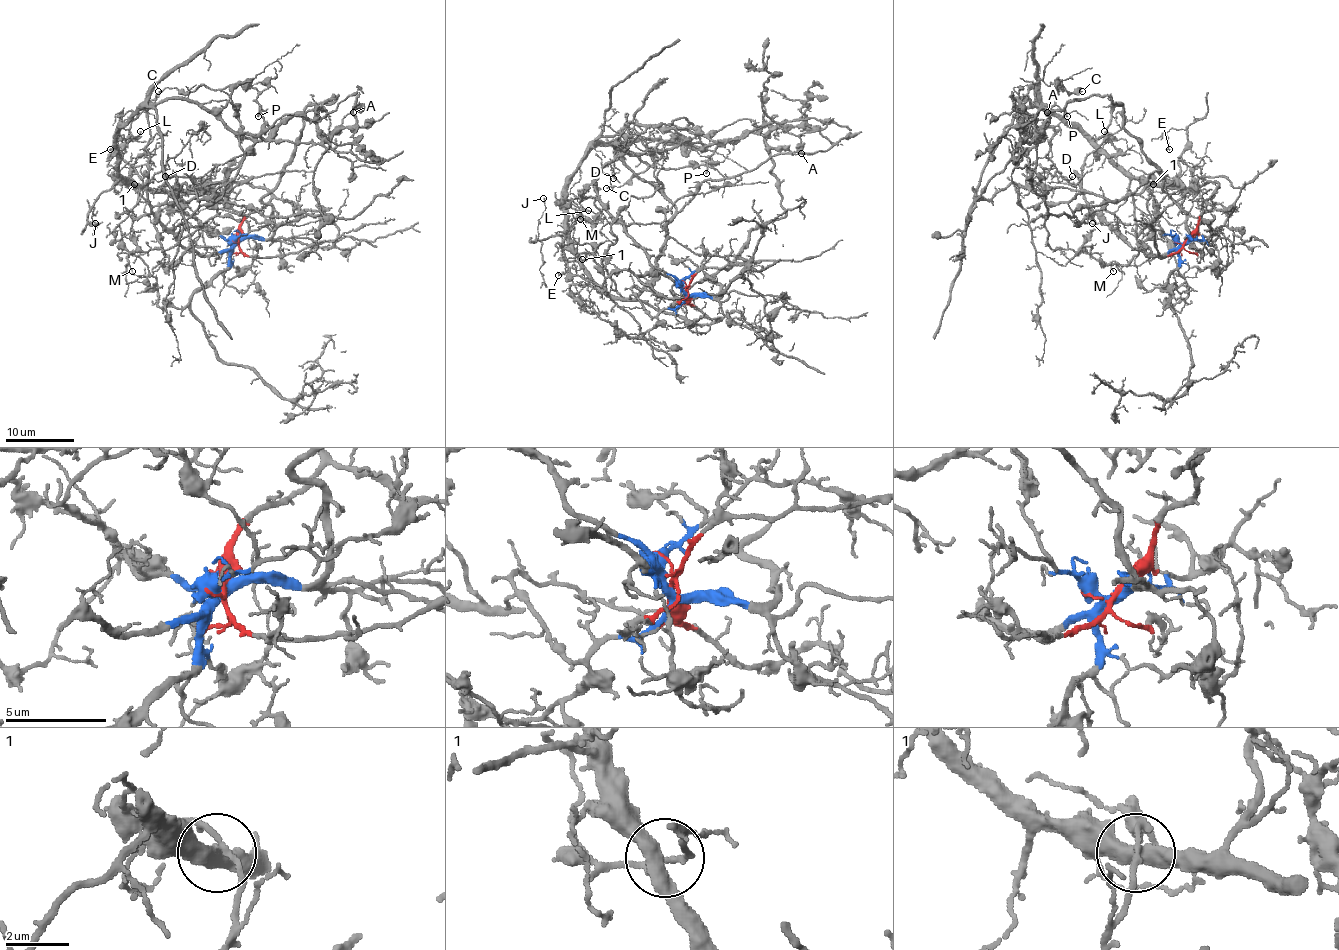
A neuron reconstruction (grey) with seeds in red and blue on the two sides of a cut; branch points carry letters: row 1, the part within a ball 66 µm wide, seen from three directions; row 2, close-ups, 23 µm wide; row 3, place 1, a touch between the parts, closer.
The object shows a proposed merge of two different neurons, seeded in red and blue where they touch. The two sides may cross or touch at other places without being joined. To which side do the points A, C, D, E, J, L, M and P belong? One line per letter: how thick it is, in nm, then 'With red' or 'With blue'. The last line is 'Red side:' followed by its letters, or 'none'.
A: Thickness 130 nm. With blue
C: Thickness 120 nm. With blue
D: Thickness 100 nm. With blue
E: Thickness 130 nm. With red
J: Thickness 120 nm. With red
L: Thickness 100 nm. With red
M: Thickness 90 nm. With blue
P: Thickness 170 nm. With blue
Red side: E, J, L

